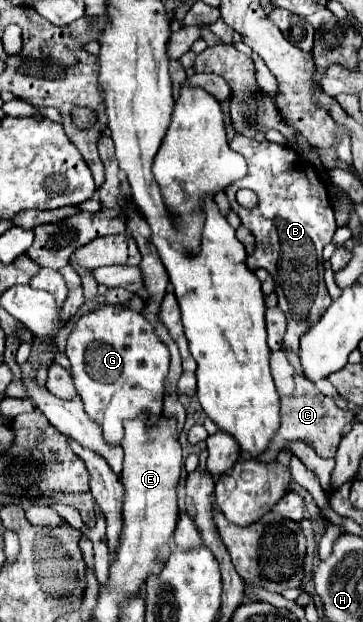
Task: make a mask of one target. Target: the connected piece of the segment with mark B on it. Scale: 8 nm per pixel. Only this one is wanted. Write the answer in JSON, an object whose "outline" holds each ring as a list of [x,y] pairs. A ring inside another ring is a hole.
{"outline":[[[234,136],[230,142],[234,152],[240,152],[248,162],[248,174],[244,180],[226,188],[232,210],[240,216],[242,224],[256,236],[256,250],[248,256],[248,268],[254,272],[264,268],[276,282],[278,306],[286,314],[288,330],[284,344],[298,352],[298,340],[308,332],[324,310],[332,304],[328,288],[324,284],[324,260],[322,248],[332,240],[336,232],[336,220],[328,188],[318,176],[318,172],[302,160],[298,152],[290,146],[274,142],[256,142],[252,138]],[[240,188],[250,188],[258,194],[258,206],[244,210],[236,202],[236,192]]]}

